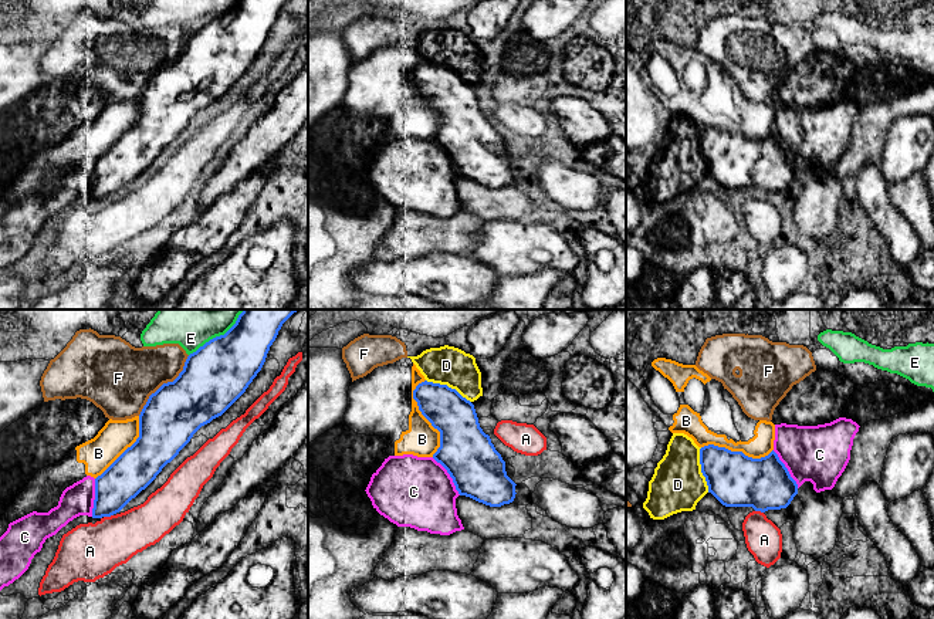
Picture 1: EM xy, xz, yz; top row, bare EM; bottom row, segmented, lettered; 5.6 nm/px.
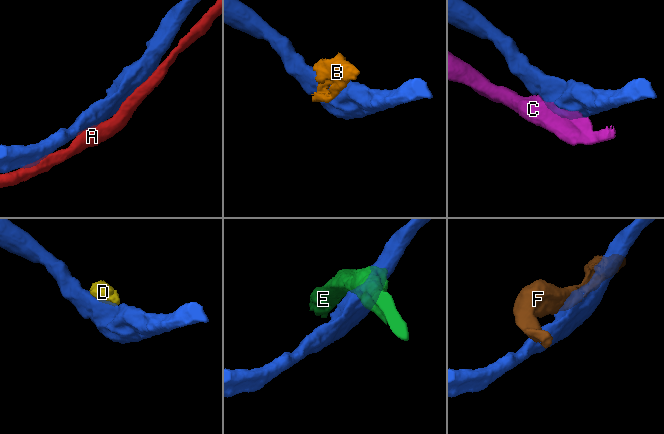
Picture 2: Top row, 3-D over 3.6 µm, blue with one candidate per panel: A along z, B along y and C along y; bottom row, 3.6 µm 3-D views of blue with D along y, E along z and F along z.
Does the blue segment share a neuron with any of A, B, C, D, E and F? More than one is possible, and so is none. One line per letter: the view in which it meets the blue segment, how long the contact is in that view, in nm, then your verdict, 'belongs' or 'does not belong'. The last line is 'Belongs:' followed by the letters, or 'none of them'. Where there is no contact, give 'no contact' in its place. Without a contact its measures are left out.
A: xy | 60 nm | does not belong
B: xz | 440 nm | does not belong
C: xz | 280 nm | does not belong
D: xz | 280 nm | does not belong
E: xy | 360 nm | does not belong
F: xy | 460 nm | does not belong
Belongs: none of them

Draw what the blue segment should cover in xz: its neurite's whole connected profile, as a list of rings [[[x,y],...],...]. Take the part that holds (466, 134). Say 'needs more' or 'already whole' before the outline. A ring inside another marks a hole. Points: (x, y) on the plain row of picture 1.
already whole; [[[427,62],[416,68],[413,81],[422,97],[440,114],[440,129],[433,141],[447,152],[458,176],[490,189],[512,185],[517,166],[507,158],[505,143],[480,109],[474,87],[456,71]]]

